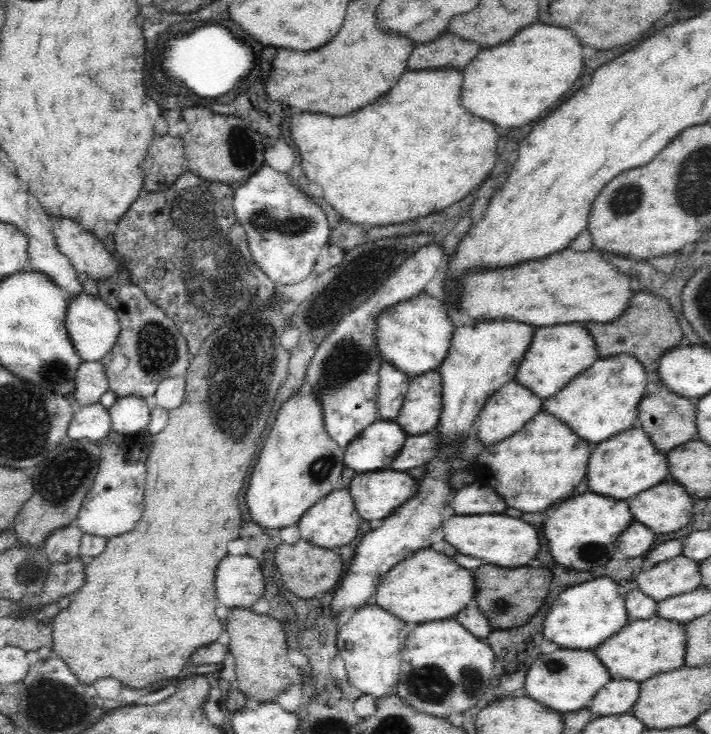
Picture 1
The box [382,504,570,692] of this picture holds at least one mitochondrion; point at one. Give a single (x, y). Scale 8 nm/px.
(501, 604)

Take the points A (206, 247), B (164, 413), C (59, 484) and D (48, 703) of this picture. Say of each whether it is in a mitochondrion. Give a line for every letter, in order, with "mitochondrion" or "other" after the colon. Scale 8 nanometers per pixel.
A: mitochondrion
B: other
C: mitochondrion
D: mitochondrion

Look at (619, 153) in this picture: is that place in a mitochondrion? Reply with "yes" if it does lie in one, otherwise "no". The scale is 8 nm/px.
no

